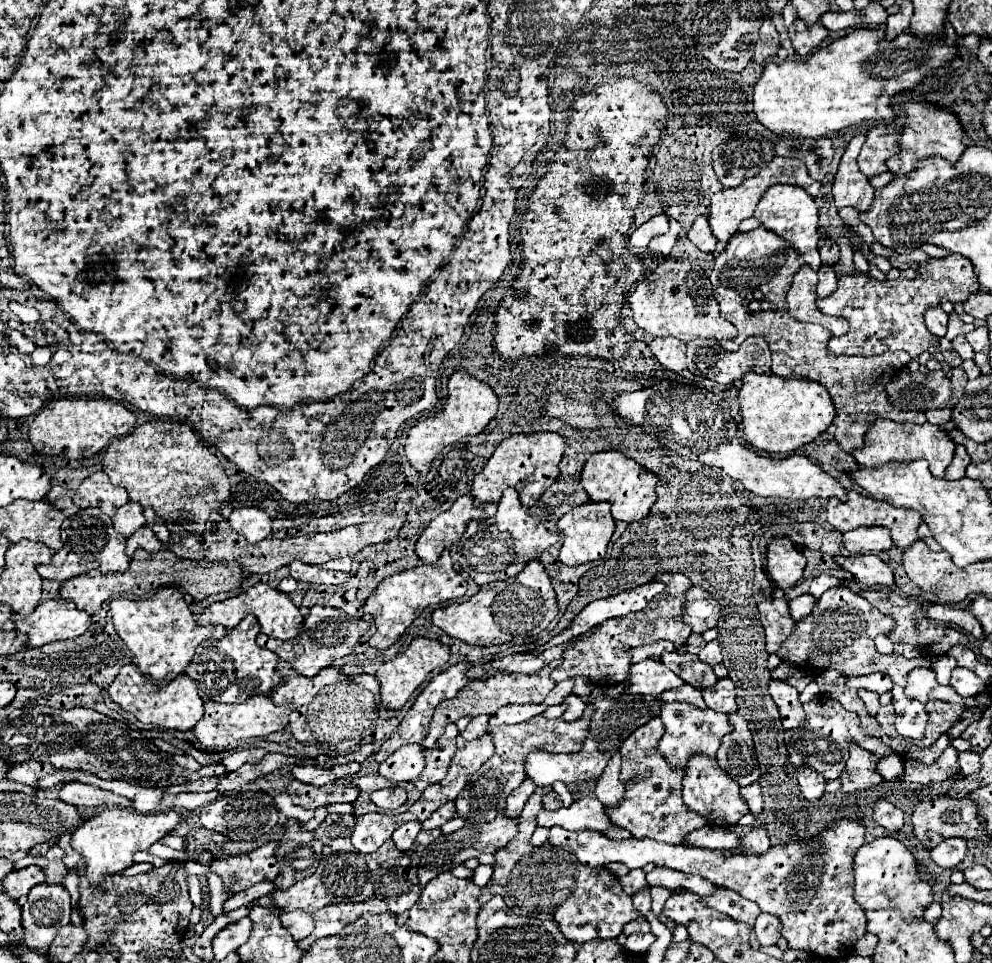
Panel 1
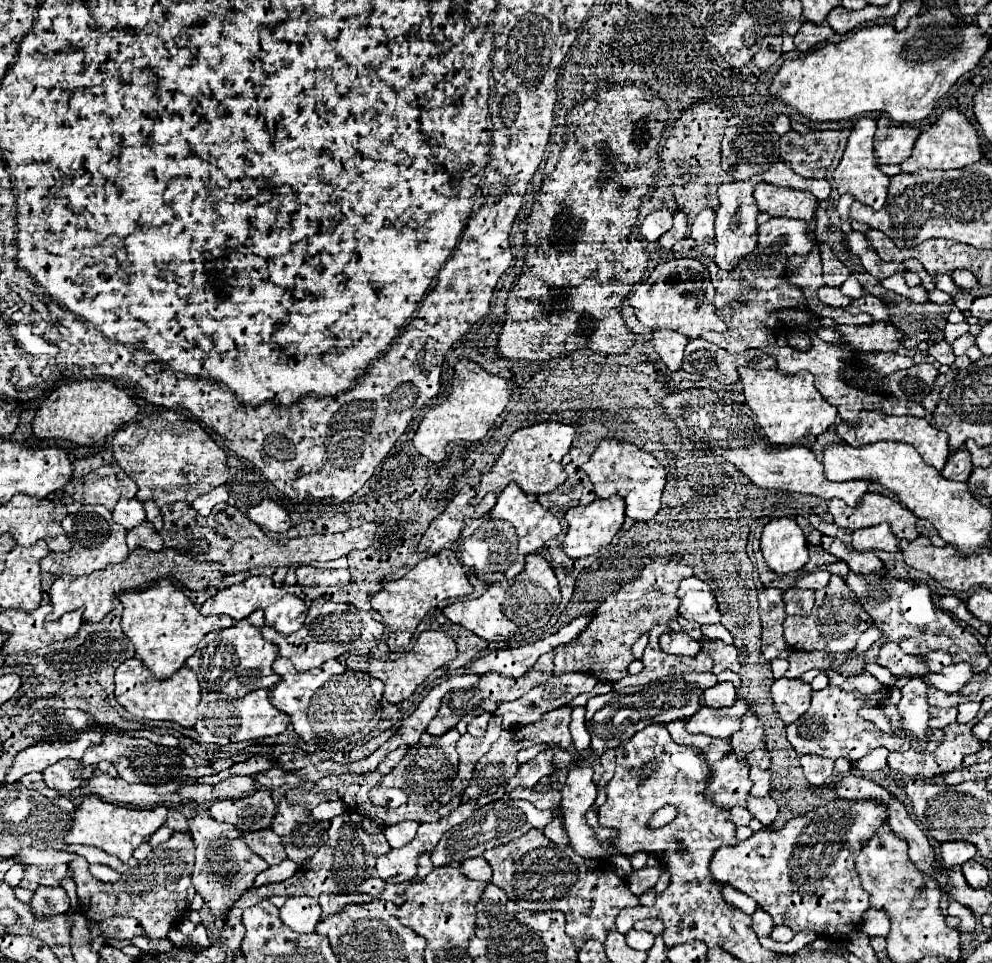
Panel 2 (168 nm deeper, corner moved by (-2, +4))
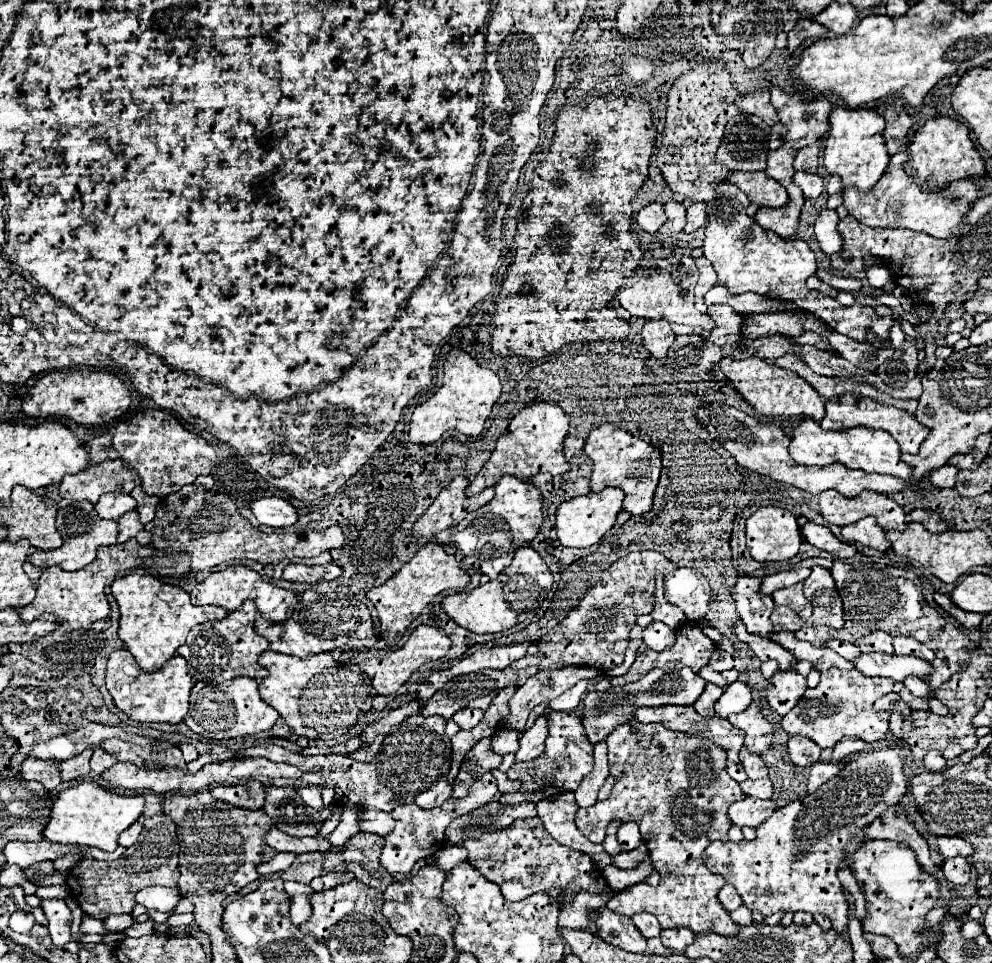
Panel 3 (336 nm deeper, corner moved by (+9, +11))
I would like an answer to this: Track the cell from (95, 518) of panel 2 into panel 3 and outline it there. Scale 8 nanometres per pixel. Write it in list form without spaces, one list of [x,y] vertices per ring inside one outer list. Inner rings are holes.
[[[73,502],[67,508],[61,508],[57,514],[57,530],[63,536],[63,546],[57,550],[47,552],[33,552],[29,556],[29,562],[39,568],[47,566],[59,566],[61,570],[81,570],[83,566],[91,564],[95,560],[95,552],[99,546],[109,546],[117,542],[117,522],[103,520],[97,516],[91,502]]]

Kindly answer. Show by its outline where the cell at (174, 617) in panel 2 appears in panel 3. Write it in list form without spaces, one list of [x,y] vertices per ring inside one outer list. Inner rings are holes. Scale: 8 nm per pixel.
[[[141,568],[117,578],[111,584],[111,594],[121,610],[119,638],[145,672],[155,672],[173,658],[193,626],[207,620],[223,620],[229,614],[229,610],[221,606],[193,606],[189,594],[181,586],[163,584]]]

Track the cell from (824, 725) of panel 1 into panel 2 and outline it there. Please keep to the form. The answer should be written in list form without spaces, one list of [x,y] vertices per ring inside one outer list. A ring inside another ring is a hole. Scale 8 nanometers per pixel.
[[[828,685],[826,689],[821,691],[814,691],[812,693],[812,705],[806,711],[806,715],[802,715],[800,719],[796,719],[794,723],[790,723],[786,727],[790,745],[796,749],[798,755],[814,753],[814,755],[822,755],[826,759],[838,759],[838,757],[860,759],[862,755],[866,755],[874,747],[886,747],[888,751],[900,753],[909,750],[909,739],[902,739],[902,737],[898,737],[894,733],[882,733],[872,723],[858,717],[858,707],[862,703],[882,707],[888,701],[888,693],[890,693],[890,689],[882,687],[882,695],[864,697],[858,691],[848,692],[833,685]]]

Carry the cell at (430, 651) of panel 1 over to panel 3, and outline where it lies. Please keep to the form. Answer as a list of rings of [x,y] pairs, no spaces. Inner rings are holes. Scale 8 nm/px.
[[[421,624],[421,626],[417,626],[417,628],[411,632],[411,636],[409,636],[409,640],[405,642],[403,648],[399,648],[399,650],[395,650],[395,652],[389,652],[389,654],[383,656],[383,658],[379,658],[379,656],[373,654],[373,652],[361,652],[355,660],[357,660],[357,664],[361,666],[361,670],[371,678],[373,688],[375,688],[379,694],[387,696],[387,694],[395,694],[395,692],[411,678],[411,674],[417,672],[425,662],[443,658],[443,656],[449,652],[449,648],[451,648],[451,640],[449,640],[449,636],[447,636],[441,628],[433,628],[433,626]]]

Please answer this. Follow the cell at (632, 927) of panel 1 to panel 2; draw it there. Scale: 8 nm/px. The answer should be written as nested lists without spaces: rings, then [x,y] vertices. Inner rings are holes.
[[[640,919],[638,923],[634,923],[634,929],[642,929],[652,935],[660,935],[664,931],[664,923],[660,919]]]

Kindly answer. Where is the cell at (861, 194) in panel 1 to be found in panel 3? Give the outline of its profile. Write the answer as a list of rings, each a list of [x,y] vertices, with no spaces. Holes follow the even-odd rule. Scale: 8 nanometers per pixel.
[[[837,106],[829,114],[829,136],[825,144],[825,168],[829,174],[837,174],[843,180],[845,188],[859,188],[859,190],[871,190],[877,180],[883,176],[889,154],[883,140],[883,128],[885,120],[877,110],[871,108],[843,108]]]

